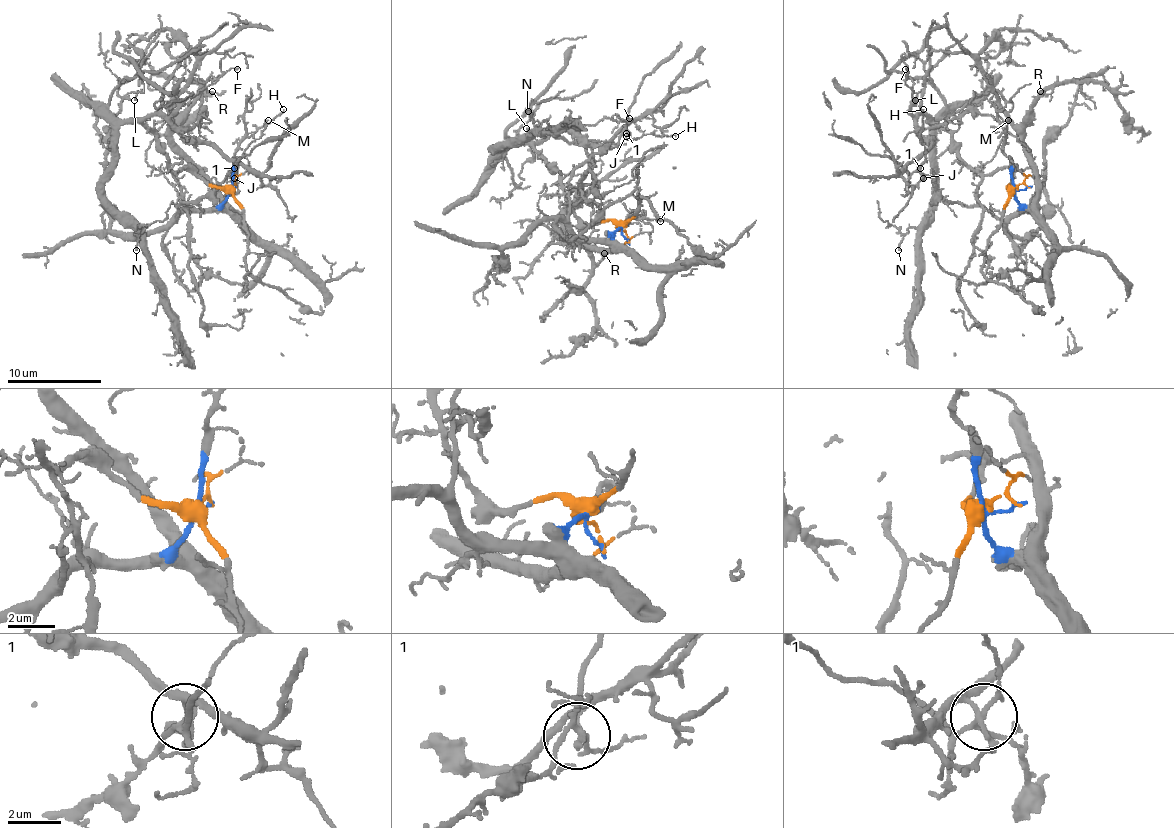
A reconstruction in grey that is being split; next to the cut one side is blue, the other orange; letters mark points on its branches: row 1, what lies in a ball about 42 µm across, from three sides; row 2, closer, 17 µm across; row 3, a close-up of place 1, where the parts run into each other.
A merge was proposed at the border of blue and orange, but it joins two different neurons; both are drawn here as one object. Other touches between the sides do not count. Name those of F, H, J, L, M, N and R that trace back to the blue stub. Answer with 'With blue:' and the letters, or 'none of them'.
With blue: H, M, R

